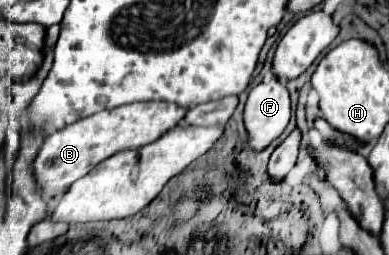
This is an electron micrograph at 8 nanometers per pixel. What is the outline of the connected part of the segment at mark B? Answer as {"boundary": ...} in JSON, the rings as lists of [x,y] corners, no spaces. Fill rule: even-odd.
{"boundary":[[[156,100],[154,102],[134,102],[134,104],[120,106],[120,108],[96,112],[88,118],[80,118],[72,126],[64,126],[64,130],[56,130],[56,134],[50,134],[44,140],[32,164],[42,196],[44,198],[62,196],[70,188],[72,182],[86,176],[96,164],[100,164],[102,160],[110,158],[112,154],[120,150],[128,150],[134,146],[144,146],[144,144],[154,142],[164,132],[178,126],[178,122],[184,120],[186,112],[188,108],[172,106],[170,102],[156,102]]]}

